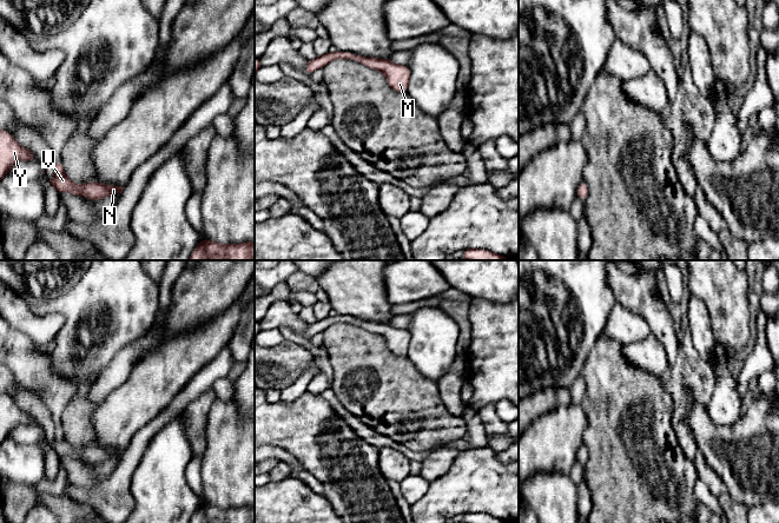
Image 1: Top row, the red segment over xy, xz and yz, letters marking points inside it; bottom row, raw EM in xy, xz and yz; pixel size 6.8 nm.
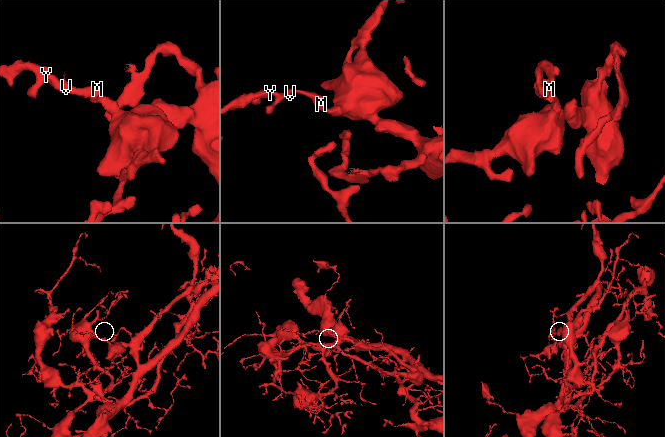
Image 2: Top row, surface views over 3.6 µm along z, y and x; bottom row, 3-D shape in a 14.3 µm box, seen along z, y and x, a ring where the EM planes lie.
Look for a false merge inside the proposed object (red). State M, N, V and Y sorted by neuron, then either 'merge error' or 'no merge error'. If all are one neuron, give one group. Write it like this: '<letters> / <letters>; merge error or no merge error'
M N V Y; no merge error

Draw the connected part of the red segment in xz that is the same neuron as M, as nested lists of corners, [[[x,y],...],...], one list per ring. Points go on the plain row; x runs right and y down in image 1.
[[[328,316],[322,320],[309,324],[305,330],[305,338],[310,339],[313,335],[326,330],[330,325],[345,322],[352,325],[359,325],[371,333],[382,336],[387,342],[391,353],[408,357],[408,349],[410,343],[410,333],[408,330],[400,330],[387,323],[365,322],[350,316]]]

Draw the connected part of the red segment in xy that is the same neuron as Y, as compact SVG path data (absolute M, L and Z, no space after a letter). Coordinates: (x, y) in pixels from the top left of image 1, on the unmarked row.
M0 393L0 444L21 424L32 425L35 418L22 411L7 395Z

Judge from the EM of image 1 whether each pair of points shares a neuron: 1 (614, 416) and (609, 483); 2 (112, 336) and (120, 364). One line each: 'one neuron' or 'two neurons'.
1: one neuron
2: two neurons

